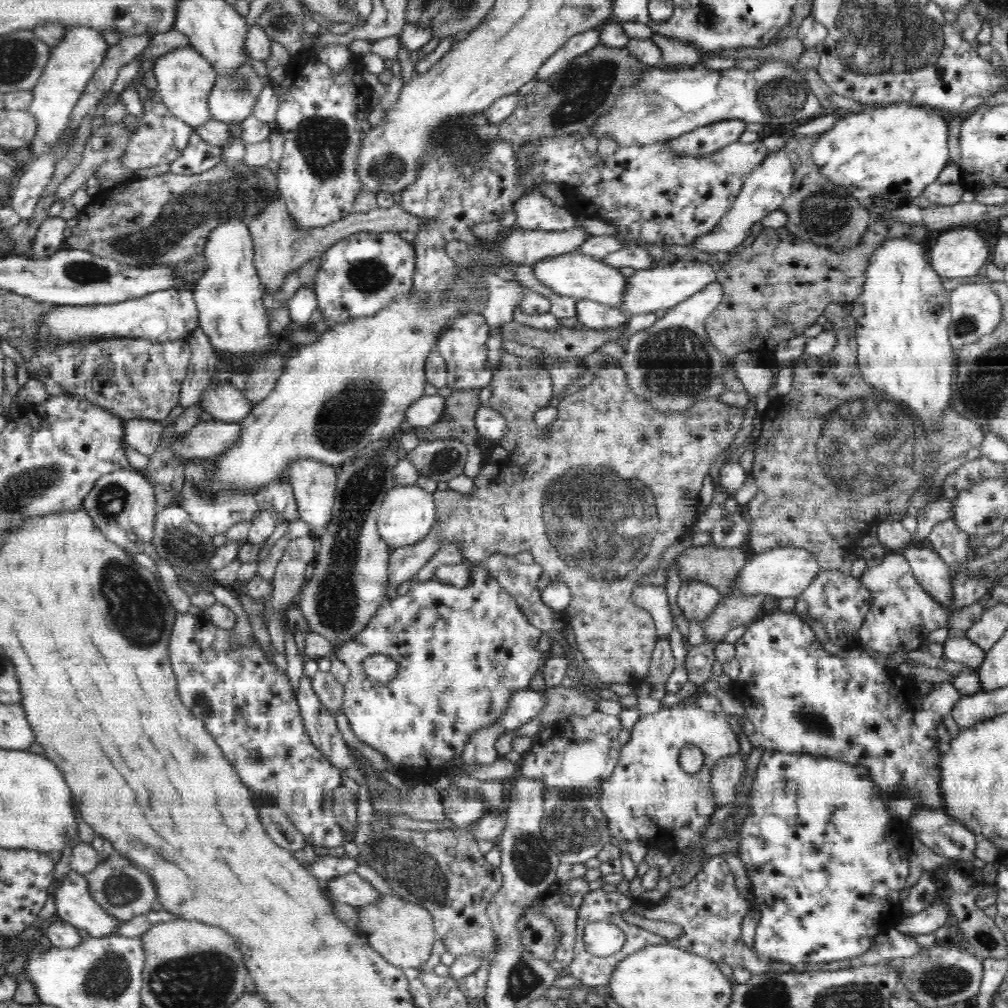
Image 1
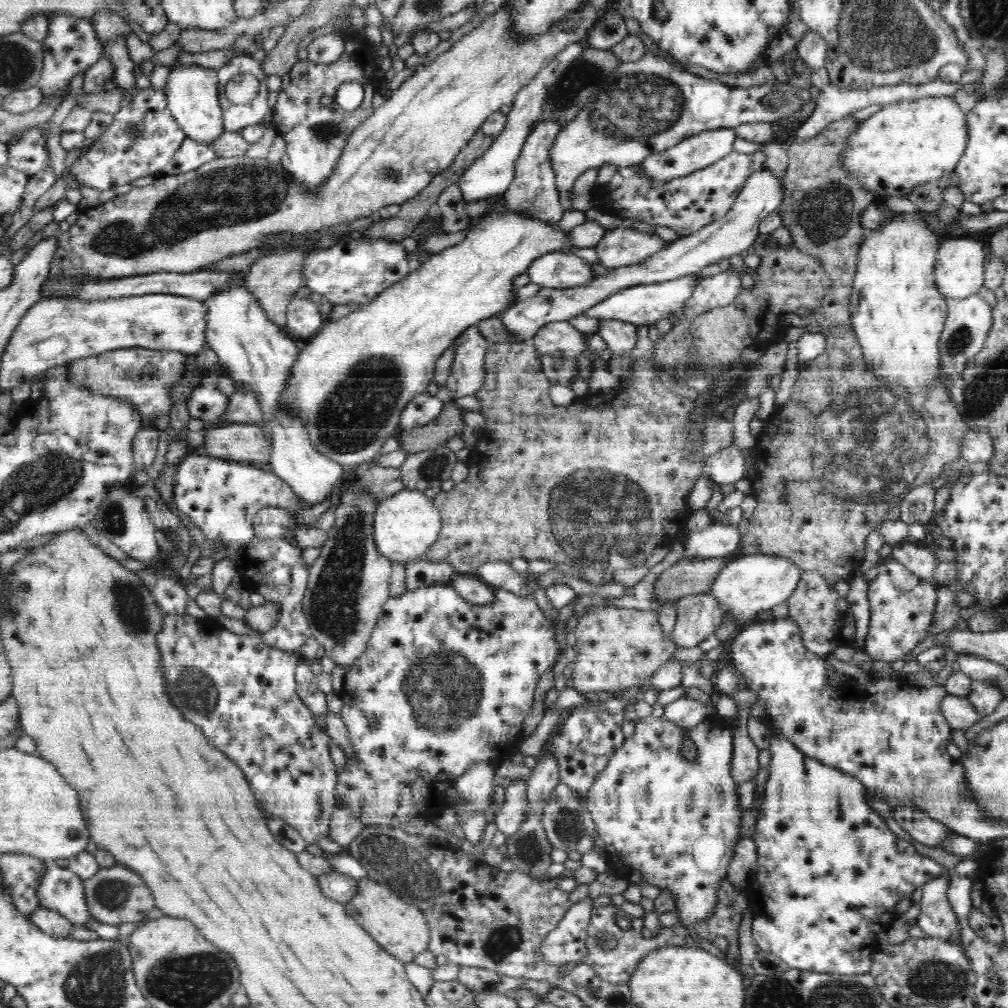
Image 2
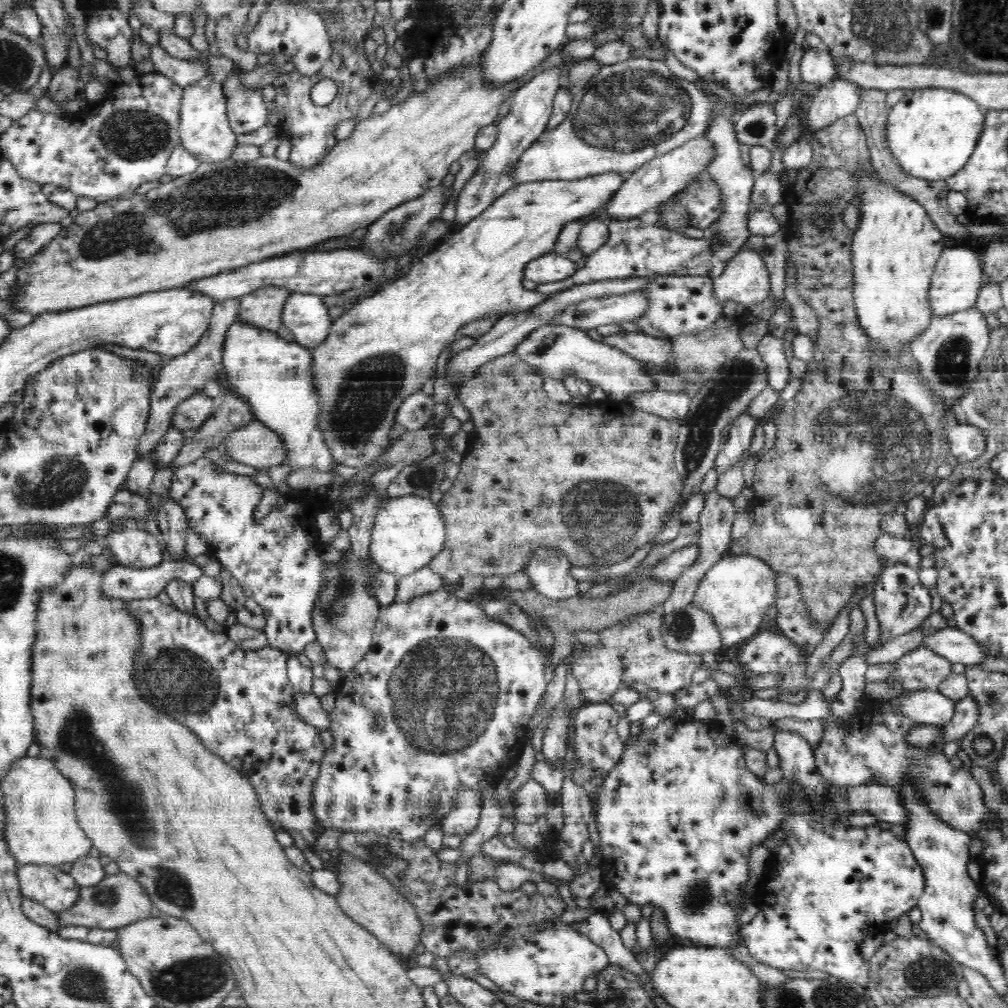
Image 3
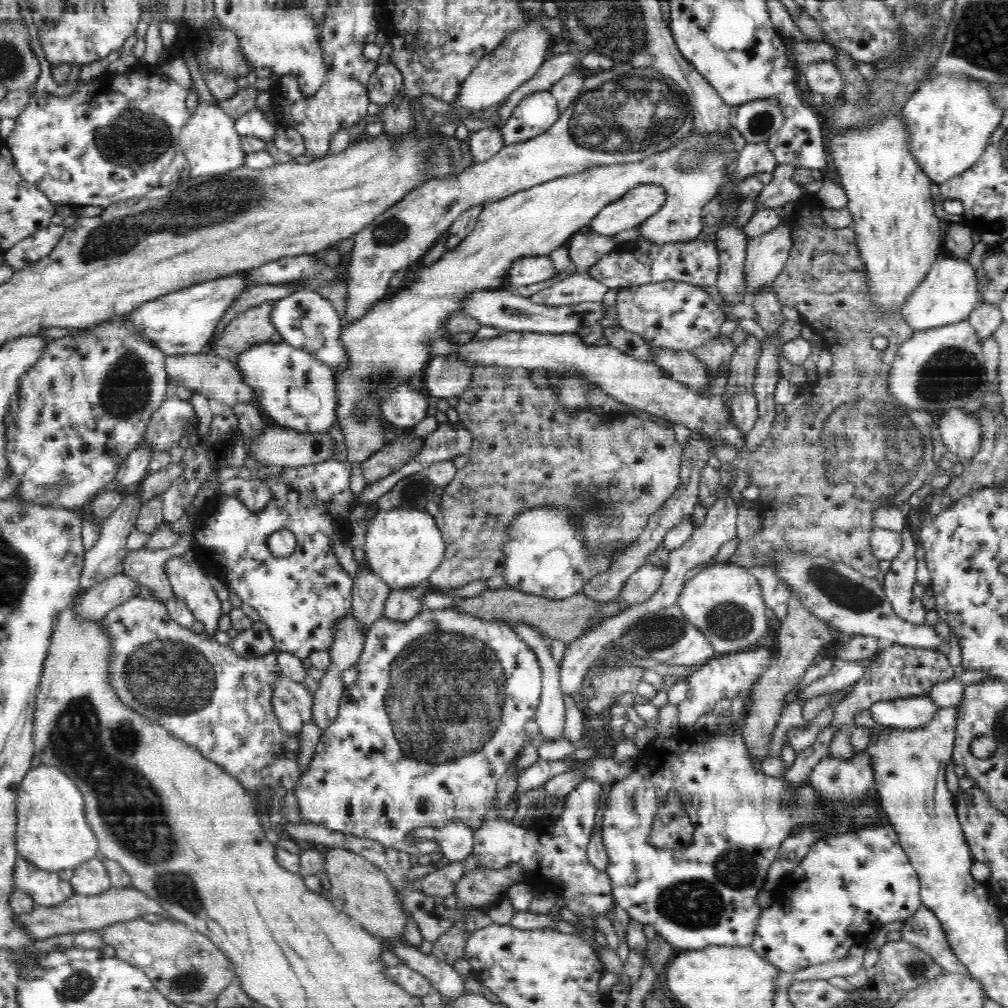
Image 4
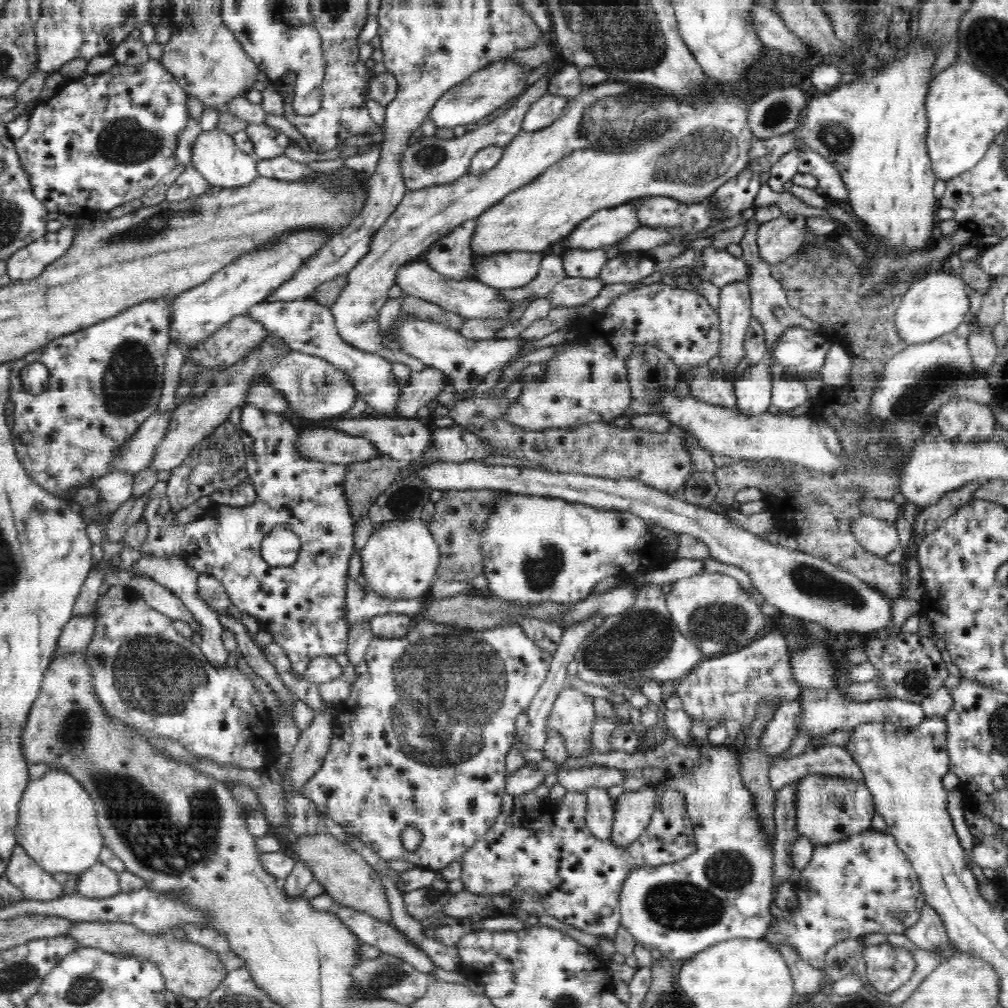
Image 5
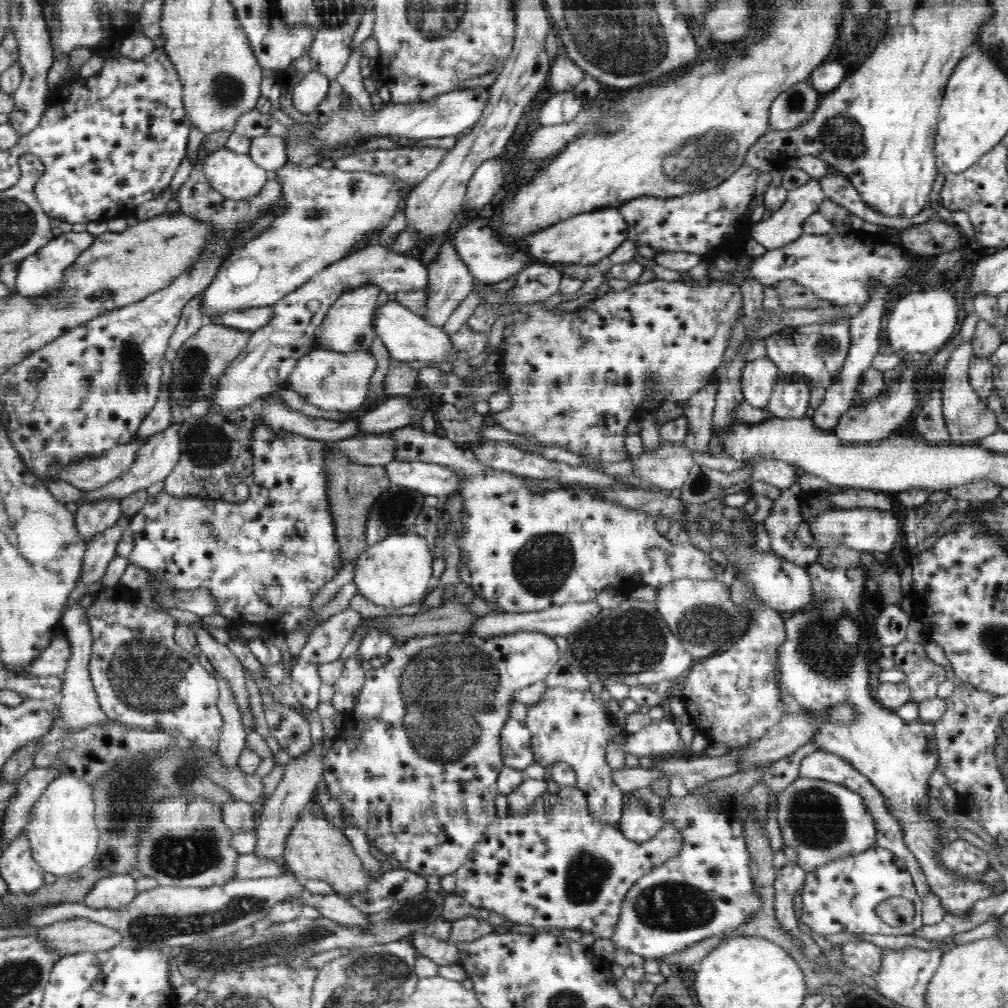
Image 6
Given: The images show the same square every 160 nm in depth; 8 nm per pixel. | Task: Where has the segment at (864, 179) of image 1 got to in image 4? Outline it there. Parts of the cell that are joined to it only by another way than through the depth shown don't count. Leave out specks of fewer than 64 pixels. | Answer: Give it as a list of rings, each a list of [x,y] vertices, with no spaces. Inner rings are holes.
[[[942,74],[924,79],[904,103],[902,111],[910,127],[908,147],[912,155],[918,159],[924,174],[927,174],[933,183],[942,183],[971,169],[975,162],[979,161],[980,155],[989,145],[991,134],[1002,122],[1004,108],[996,103],[986,81],[968,75]]]

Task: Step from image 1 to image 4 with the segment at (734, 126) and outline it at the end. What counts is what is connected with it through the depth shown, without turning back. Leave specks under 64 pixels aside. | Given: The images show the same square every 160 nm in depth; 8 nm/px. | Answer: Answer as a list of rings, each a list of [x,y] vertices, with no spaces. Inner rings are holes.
[[[638,185],[626,196],[607,205],[590,222],[592,232],[614,237],[622,230],[640,226],[647,218],[656,214],[666,203],[664,189],[656,185]]]

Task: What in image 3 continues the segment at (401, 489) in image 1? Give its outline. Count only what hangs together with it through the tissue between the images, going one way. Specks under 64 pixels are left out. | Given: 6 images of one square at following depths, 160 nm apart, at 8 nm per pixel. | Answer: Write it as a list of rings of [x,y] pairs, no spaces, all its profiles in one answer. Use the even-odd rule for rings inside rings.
[[[418,495],[389,497],[377,511],[369,547],[372,561],[390,576],[406,577],[430,562],[444,550],[444,519],[430,498]]]

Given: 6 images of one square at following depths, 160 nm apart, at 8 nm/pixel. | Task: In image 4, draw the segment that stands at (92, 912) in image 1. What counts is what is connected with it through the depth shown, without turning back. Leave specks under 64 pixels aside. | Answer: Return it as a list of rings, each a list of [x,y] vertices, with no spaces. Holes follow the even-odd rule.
[[[19,855],[13,867],[13,881],[15,888],[32,898],[36,906],[55,906],[75,895],[70,882],[62,880],[57,872],[42,870]]]

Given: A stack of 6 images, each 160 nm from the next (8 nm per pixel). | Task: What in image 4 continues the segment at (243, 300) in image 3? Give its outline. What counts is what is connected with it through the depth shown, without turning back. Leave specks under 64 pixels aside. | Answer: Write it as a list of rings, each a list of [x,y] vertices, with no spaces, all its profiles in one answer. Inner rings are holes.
[[[275,301],[264,302],[234,317],[212,341],[211,354],[233,361],[248,348],[276,338],[276,327],[270,316]]]

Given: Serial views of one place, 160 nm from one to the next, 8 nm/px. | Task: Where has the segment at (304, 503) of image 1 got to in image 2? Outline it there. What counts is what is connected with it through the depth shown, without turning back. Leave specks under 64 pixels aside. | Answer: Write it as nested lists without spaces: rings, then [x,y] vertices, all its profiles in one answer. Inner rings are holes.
[[[246,280],[243,284],[236,284],[236,286],[220,292],[216,296],[208,297],[204,303],[207,305],[205,346],[209,346],[217,354],[219,362],[222,362],[230,370],[228,376],[232,378],[233,382],[248,386],[249,392],[252,392],[253,396],[257,398],[262,421],[264,421],[264,429],[268,429],[271,435],[272,452],[269,464],[272,465],[273,472],[292,487],[295,495],[304,502],[312,505],[324,502],[326,498],[329,498],[332,488],[336,487],[342,480],[343,466],[333,462],[331,458],[324,456],[320,451],[316,451],[316,448],[308,441],[308,430],[302,425],[300,419],[294,413],[290,413],[290,409],[282,407],[282,393],[286,388],[286,381],[290,378],[291,366],[294,361],[298,360],[301,351],[296,346],[296,338],[268,320],[260,308],[260,304],[257,304],[252,296],[249,296]]]

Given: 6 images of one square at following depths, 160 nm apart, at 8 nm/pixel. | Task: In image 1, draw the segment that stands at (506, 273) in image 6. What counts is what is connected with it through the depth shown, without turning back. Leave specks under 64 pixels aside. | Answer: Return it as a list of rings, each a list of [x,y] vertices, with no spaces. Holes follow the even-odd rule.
[[[577,252],[543,258],[532,265],[532,274],[540,284],[548,286],[555,293],[570,295],[578,300],[592,299],[614,308],[617,308],[617,304],[621,301],[625,283],[628,282],[628,277],[624,276],[622,269]]]

